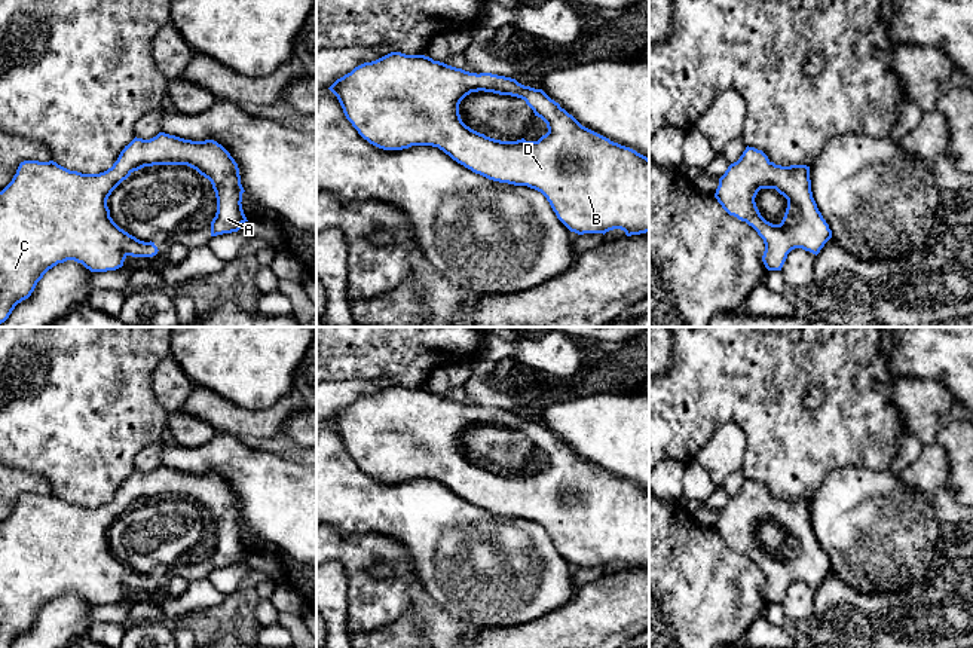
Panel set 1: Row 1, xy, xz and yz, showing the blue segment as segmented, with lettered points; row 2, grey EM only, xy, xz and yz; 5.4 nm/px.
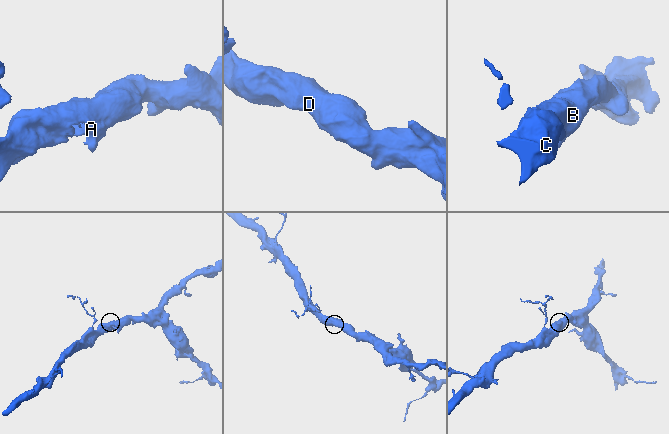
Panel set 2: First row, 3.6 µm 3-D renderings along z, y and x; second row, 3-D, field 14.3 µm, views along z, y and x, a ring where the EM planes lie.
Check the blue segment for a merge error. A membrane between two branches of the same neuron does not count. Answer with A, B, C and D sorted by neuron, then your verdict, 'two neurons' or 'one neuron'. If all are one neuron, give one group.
A B C D; one neuron

